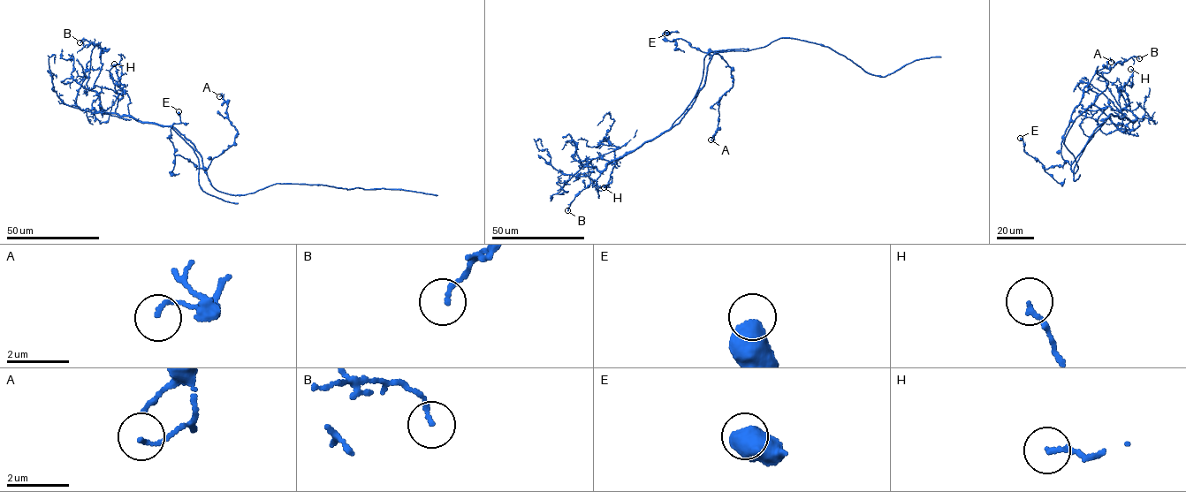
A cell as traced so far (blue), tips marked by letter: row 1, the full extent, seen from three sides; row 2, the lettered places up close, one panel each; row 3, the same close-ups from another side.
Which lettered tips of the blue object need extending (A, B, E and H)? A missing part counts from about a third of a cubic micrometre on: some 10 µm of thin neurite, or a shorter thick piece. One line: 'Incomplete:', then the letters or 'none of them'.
Incomplete: none of them

